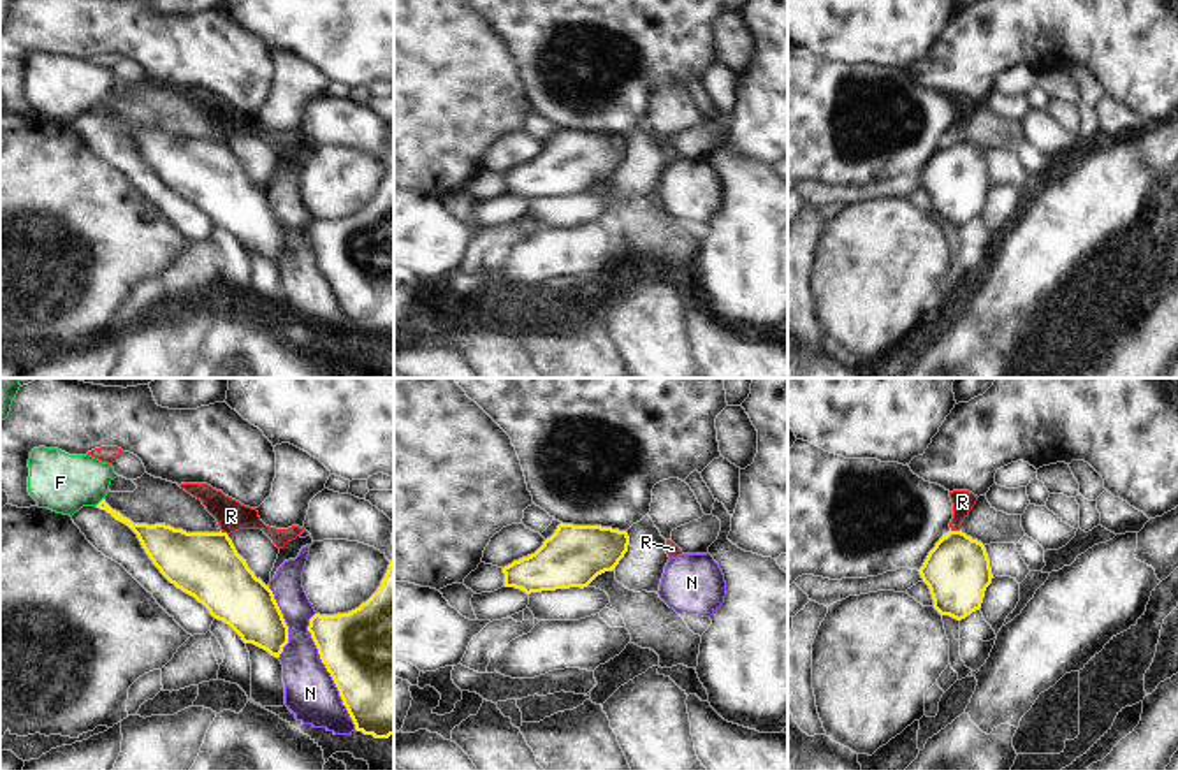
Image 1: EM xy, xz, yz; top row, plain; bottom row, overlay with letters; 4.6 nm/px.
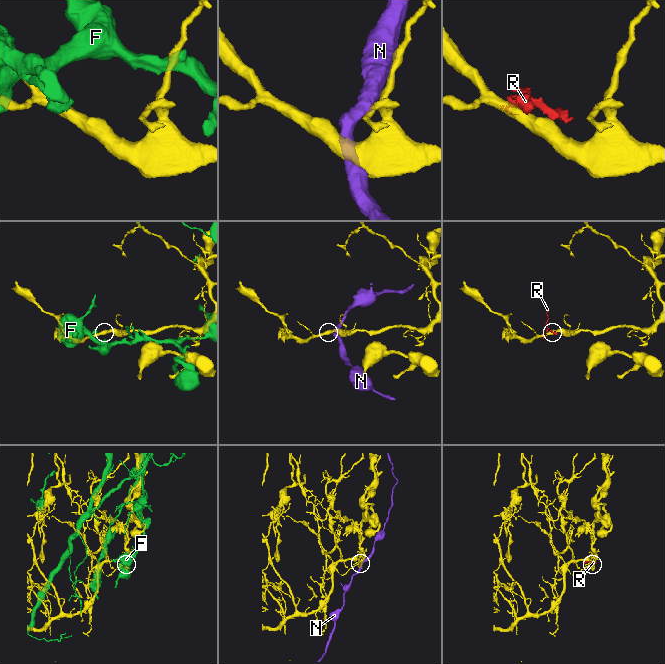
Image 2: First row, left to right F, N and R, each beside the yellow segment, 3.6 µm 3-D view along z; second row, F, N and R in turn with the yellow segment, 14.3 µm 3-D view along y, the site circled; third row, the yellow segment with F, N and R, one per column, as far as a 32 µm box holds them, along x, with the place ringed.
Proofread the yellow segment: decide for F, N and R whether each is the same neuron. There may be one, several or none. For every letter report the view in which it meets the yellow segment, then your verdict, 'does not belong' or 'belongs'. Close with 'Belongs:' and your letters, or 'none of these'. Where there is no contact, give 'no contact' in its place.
F: contact in xy; does not belong
N: contact in xy; does not belong
R: contact in yz; does not belong
Belongs: none of these

